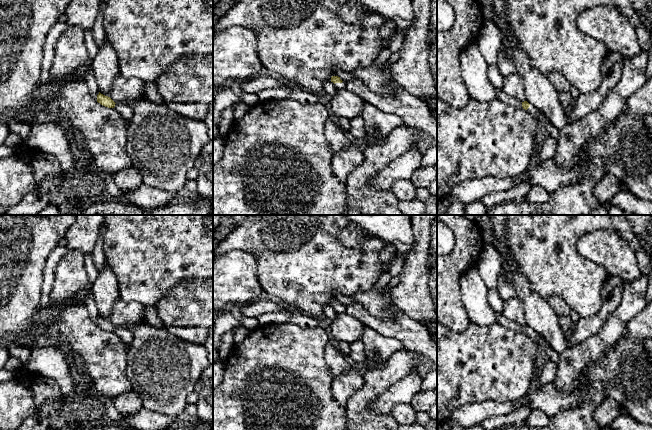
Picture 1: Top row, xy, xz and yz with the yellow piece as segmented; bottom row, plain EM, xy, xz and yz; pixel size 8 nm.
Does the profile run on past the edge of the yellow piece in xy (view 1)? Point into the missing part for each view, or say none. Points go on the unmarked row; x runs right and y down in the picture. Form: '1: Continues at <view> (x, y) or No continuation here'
1: No continuation here

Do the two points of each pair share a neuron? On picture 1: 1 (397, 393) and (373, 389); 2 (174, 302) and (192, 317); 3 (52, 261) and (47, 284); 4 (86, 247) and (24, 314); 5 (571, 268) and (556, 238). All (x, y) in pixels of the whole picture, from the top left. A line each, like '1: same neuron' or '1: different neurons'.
1: different neurons
2: same neuron
3: same neuron
4: different neurons
5: same neuron

